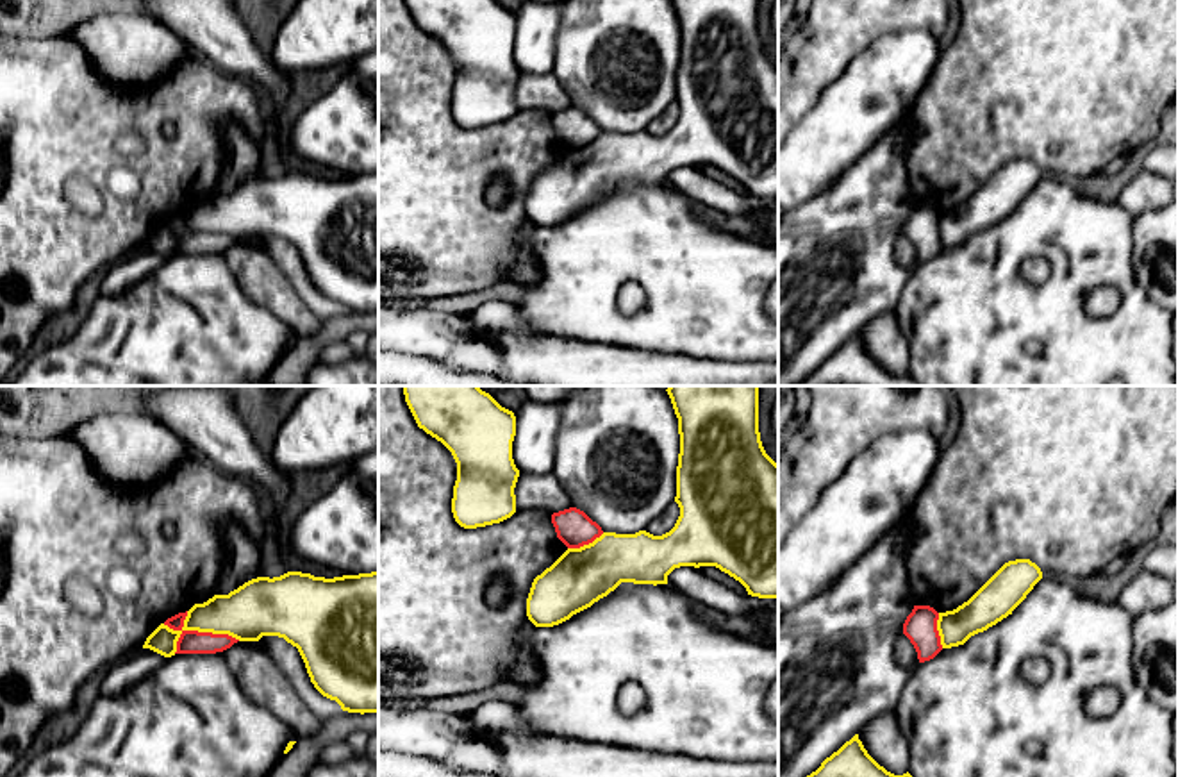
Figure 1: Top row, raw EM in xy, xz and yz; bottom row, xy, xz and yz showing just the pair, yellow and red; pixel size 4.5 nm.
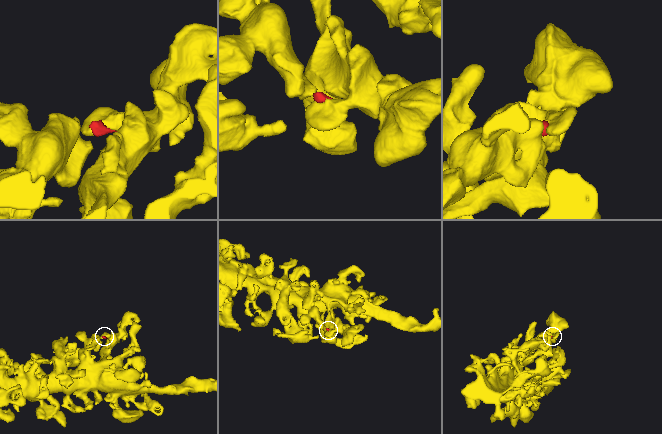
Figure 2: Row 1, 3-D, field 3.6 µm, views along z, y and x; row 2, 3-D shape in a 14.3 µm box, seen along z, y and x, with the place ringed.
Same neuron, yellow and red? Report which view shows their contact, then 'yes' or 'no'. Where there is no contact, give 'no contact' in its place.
meets yellow in xy; no

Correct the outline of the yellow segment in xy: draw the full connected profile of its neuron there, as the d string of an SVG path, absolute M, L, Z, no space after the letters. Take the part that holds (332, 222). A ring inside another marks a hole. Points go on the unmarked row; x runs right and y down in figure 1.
M378 170L334 179L302 171L287 171L273 179L257 177L228 195L214 195L203 204L195 204L187 211L182 230L228 234L239 241L259 241L262 236L284 238L298 248L311 282L323 297L336 300L348 313L378 313Z

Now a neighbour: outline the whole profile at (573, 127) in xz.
M577 107L553 113L552 123L555 127L557 138L568 148L580 148L603 134L601 127Z

